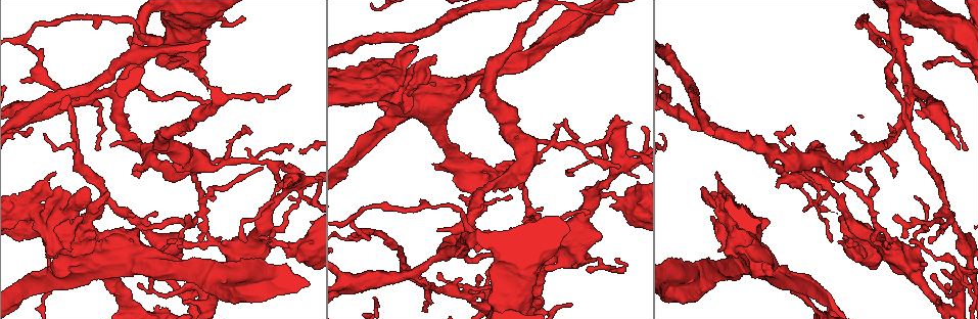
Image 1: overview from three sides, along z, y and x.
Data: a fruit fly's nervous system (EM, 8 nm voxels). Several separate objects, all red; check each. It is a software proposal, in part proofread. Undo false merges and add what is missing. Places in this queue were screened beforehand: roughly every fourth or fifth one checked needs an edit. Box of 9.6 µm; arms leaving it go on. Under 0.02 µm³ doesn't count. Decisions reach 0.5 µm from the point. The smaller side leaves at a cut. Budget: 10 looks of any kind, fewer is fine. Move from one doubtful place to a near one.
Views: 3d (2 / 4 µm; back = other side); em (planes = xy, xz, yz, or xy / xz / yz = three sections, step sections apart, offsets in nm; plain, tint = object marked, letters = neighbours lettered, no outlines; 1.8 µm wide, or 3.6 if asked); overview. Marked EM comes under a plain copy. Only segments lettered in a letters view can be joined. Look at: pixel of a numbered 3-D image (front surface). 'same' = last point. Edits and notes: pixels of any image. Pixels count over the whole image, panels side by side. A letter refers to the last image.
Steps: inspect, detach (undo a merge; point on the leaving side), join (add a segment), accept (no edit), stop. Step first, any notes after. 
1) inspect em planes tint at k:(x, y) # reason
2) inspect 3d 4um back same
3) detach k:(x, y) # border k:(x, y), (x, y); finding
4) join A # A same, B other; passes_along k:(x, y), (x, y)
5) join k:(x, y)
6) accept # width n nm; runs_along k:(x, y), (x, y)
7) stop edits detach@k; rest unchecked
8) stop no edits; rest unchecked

inspect em planes tint at 1:(703, 200) # narrows sharply

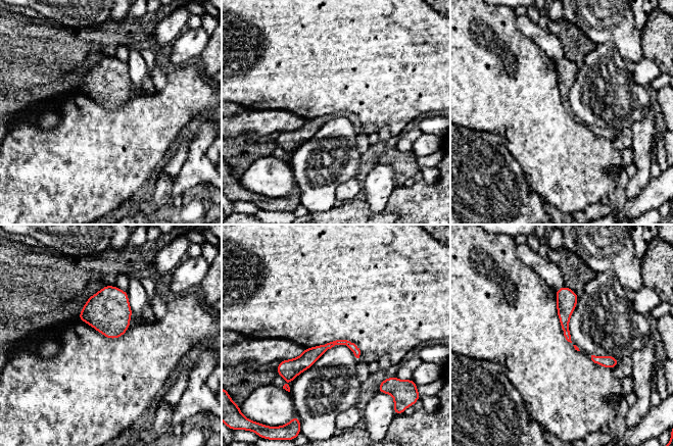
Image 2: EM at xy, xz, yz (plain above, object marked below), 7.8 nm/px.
inspect em planes letters same # what lies round it

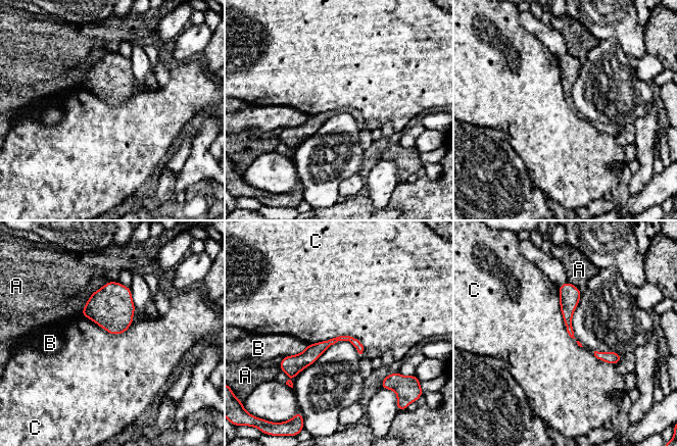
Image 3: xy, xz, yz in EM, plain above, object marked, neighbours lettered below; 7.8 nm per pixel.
accept # width 80 nm; A other, B other, C other; all the same neuron

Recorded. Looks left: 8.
inspect em xy step 16 letters at 1:(460, 80) # stops while still wide

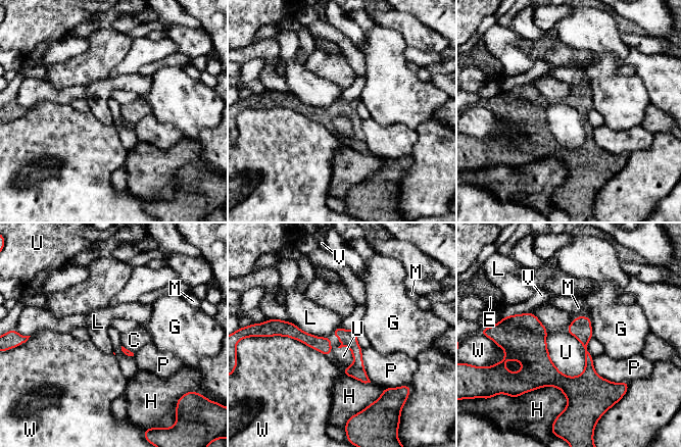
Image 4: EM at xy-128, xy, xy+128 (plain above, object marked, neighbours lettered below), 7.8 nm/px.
inspect em xz step 4 letters same # another direction

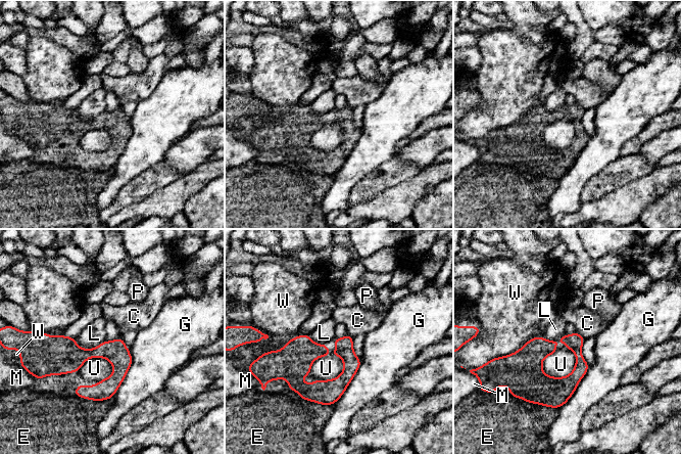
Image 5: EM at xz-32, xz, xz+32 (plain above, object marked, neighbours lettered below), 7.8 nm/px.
accept # C other, E other, G other, L other, M other, P other, U other, W other; runs_along 5:(49, 339), (64, 353), (130, 360); no lettered segment goes on from it

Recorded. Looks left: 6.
inspect em planes letters at 1:(221, 245) # sharp bend

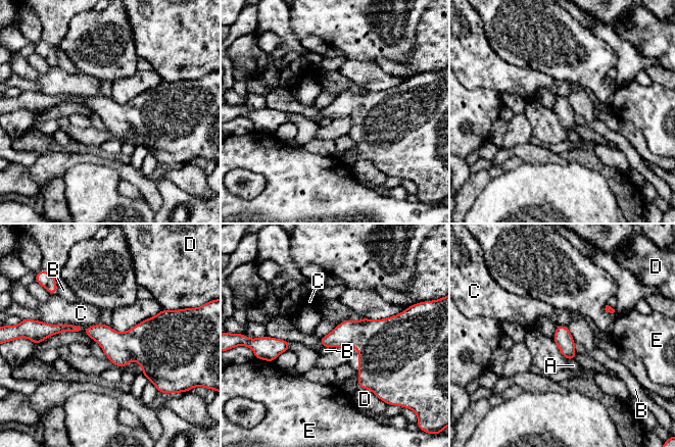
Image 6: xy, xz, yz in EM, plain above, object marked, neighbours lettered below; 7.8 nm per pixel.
accept # A other, B other, C other, D other, E other; border 6:(574, 342), (576, 351); all the same neuron

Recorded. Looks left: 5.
inspect em xy step 8 tint at 1:(896, 36) # two arms in line, one across

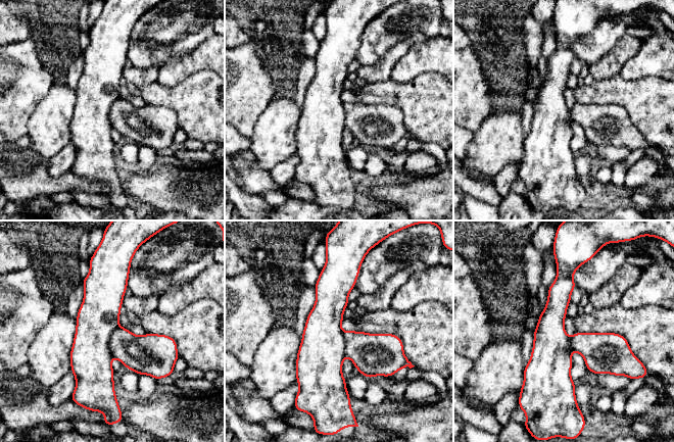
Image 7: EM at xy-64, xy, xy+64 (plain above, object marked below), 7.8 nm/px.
inspect em xy step 8 letters same # see the neighbours

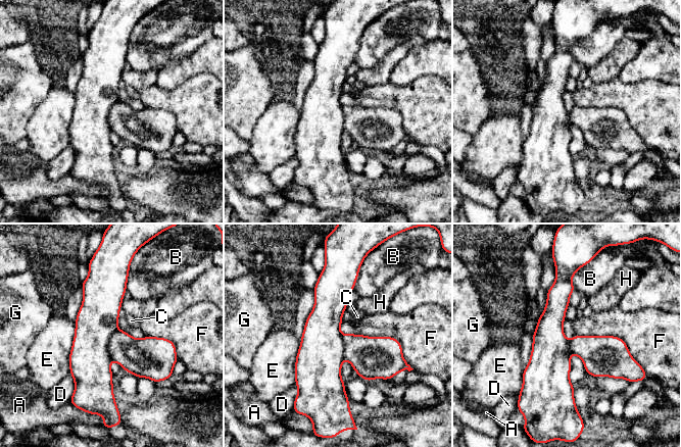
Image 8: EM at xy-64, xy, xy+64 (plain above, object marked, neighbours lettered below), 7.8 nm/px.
accept # A other, B other, C other, D other, E other, F other, G other, H other; runs_along 8:(333, 277), (328, 384), (343, 399); continuous, no second neuron

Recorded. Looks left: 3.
stop no edits; rest unchecked

